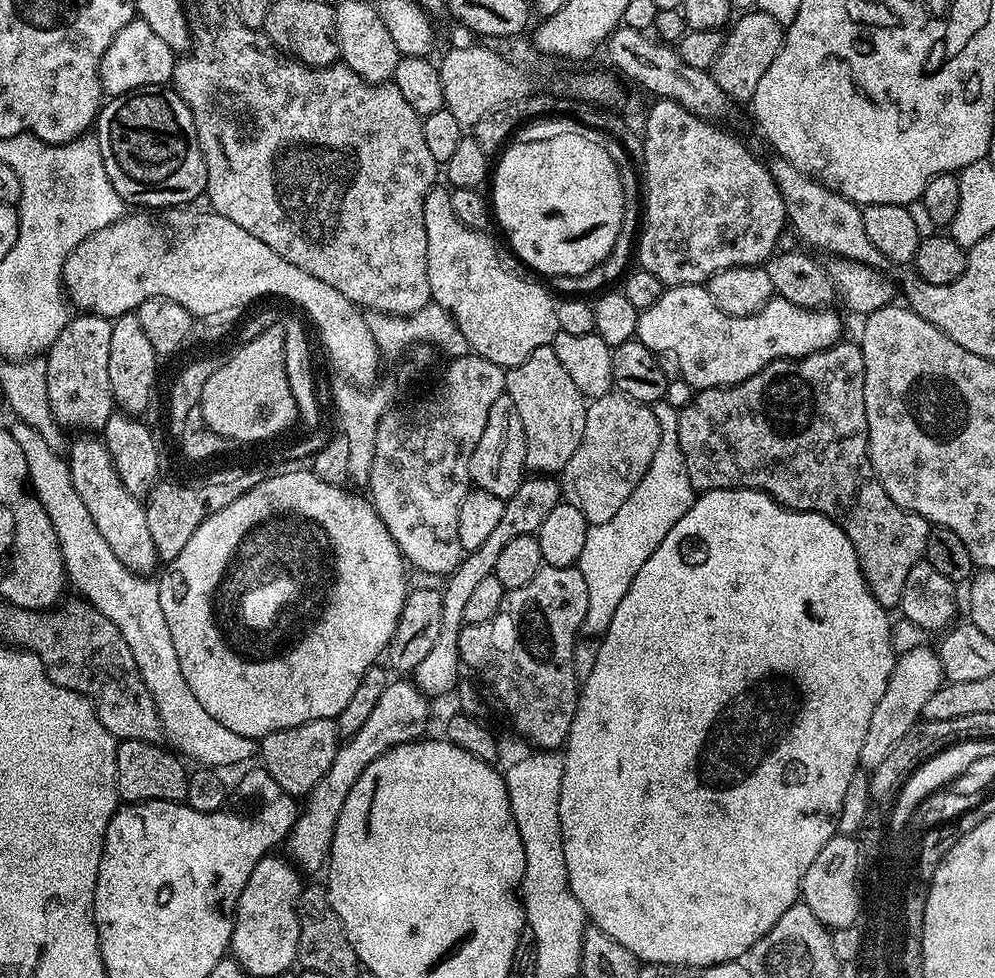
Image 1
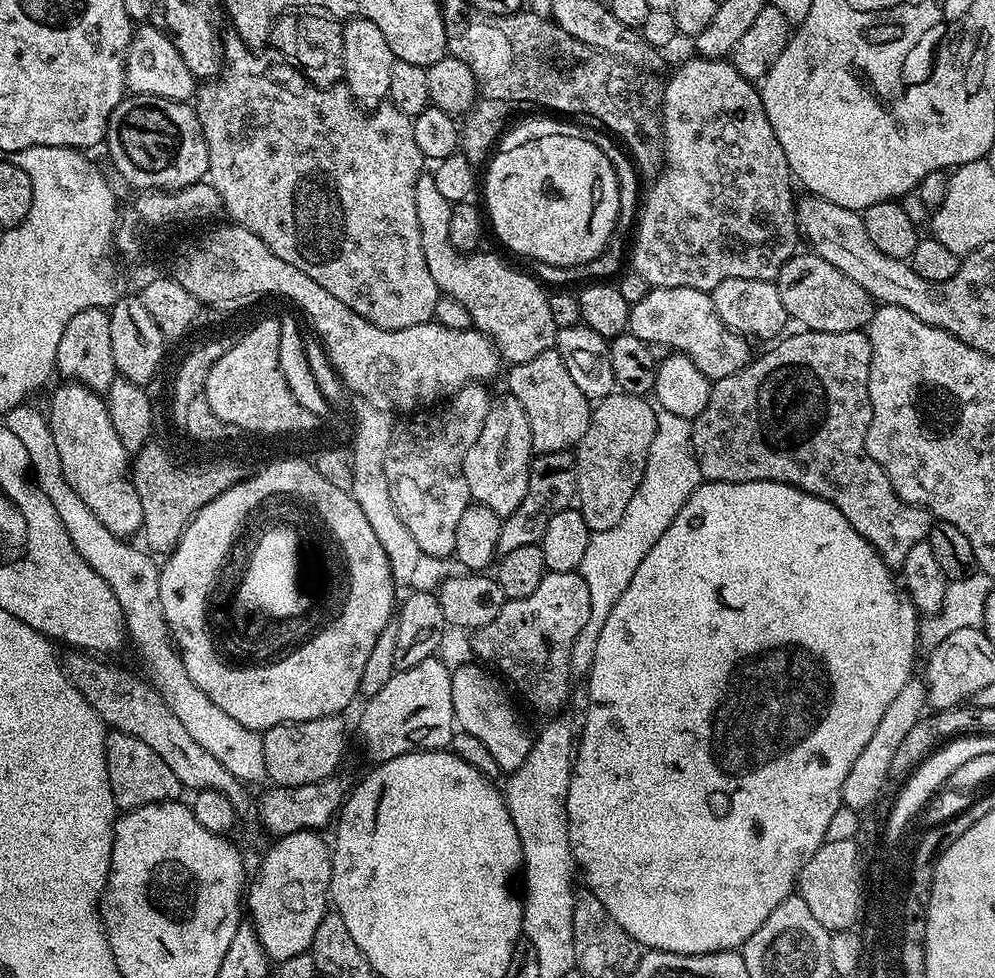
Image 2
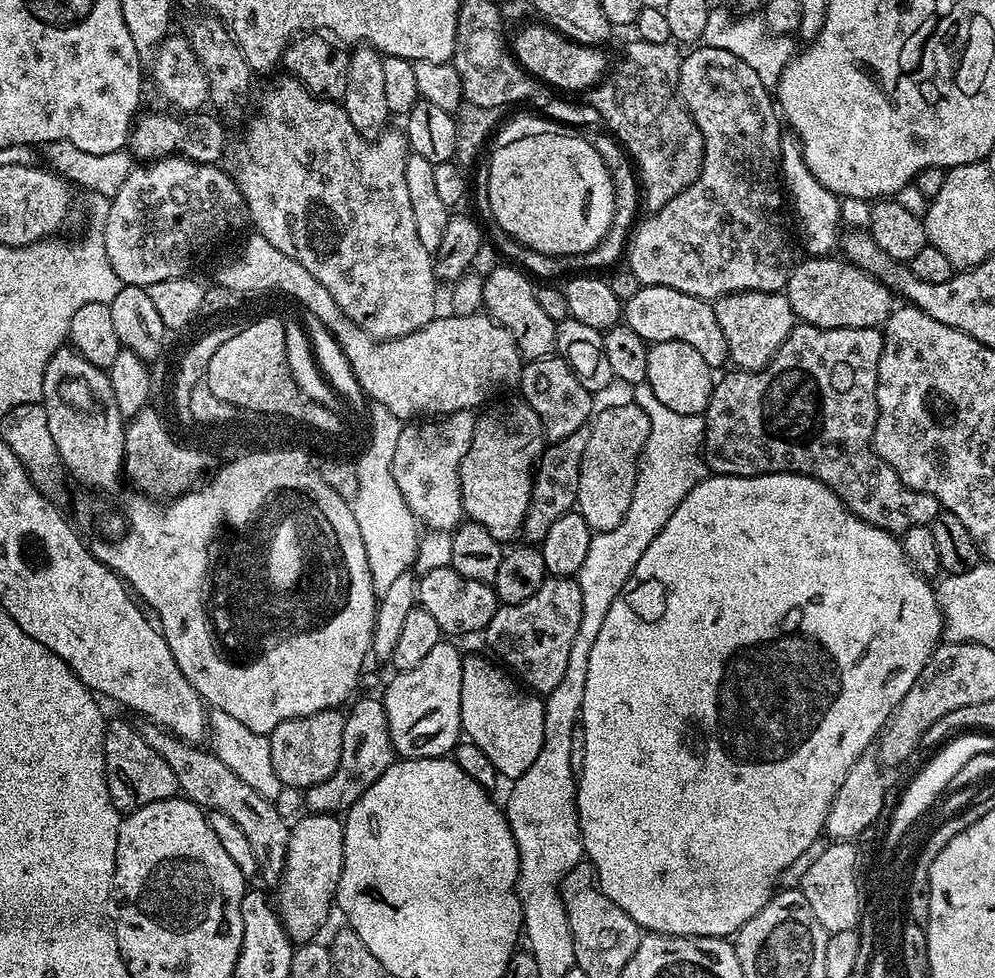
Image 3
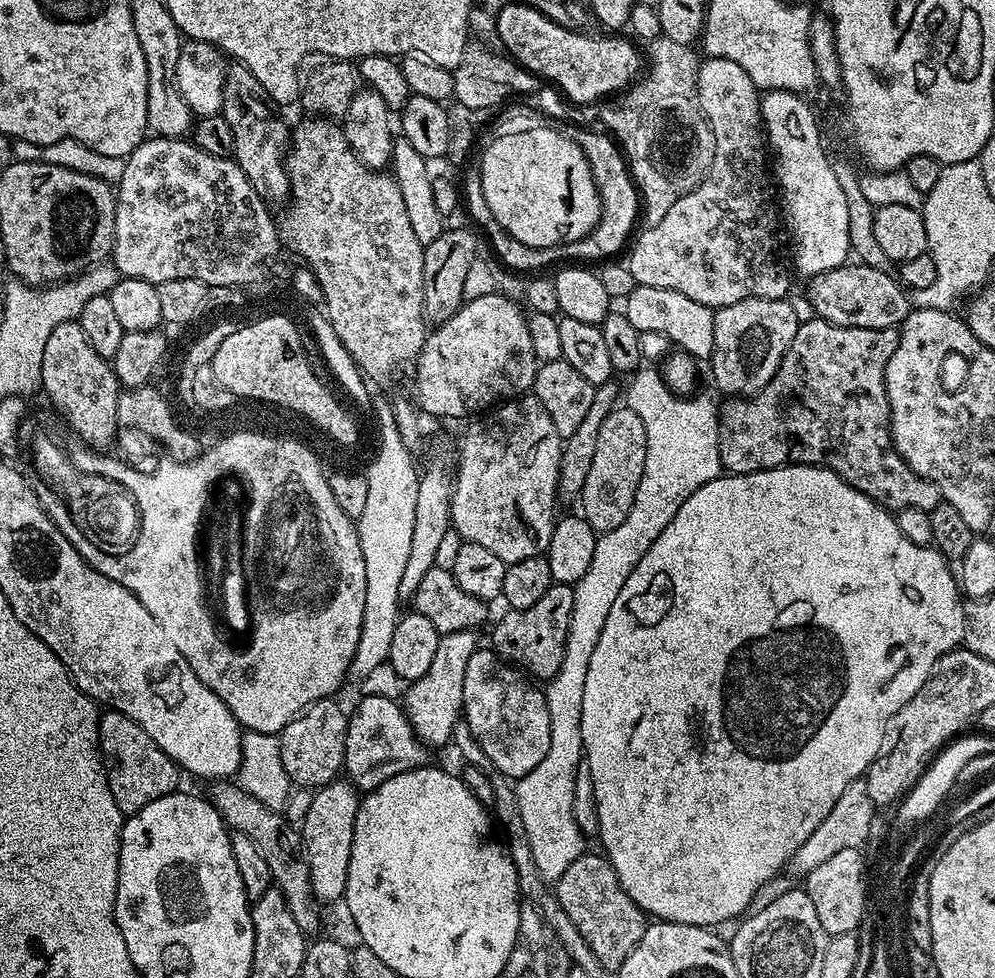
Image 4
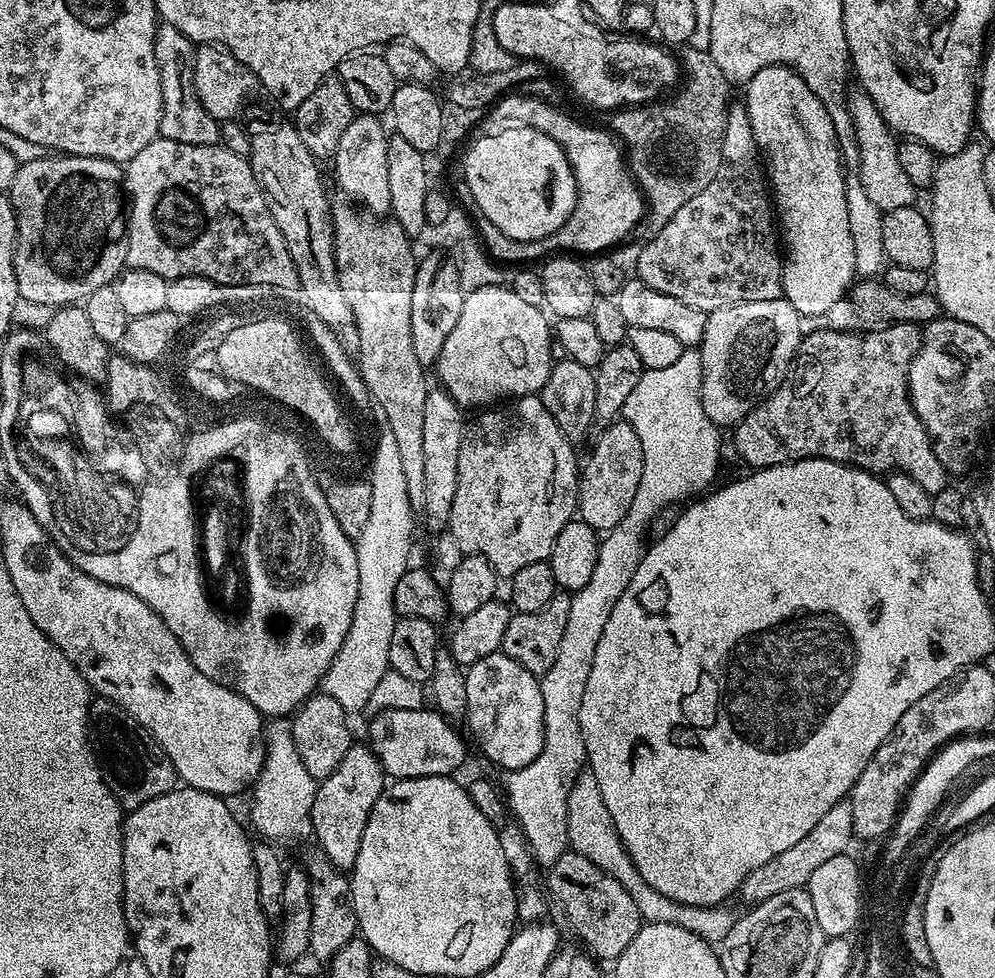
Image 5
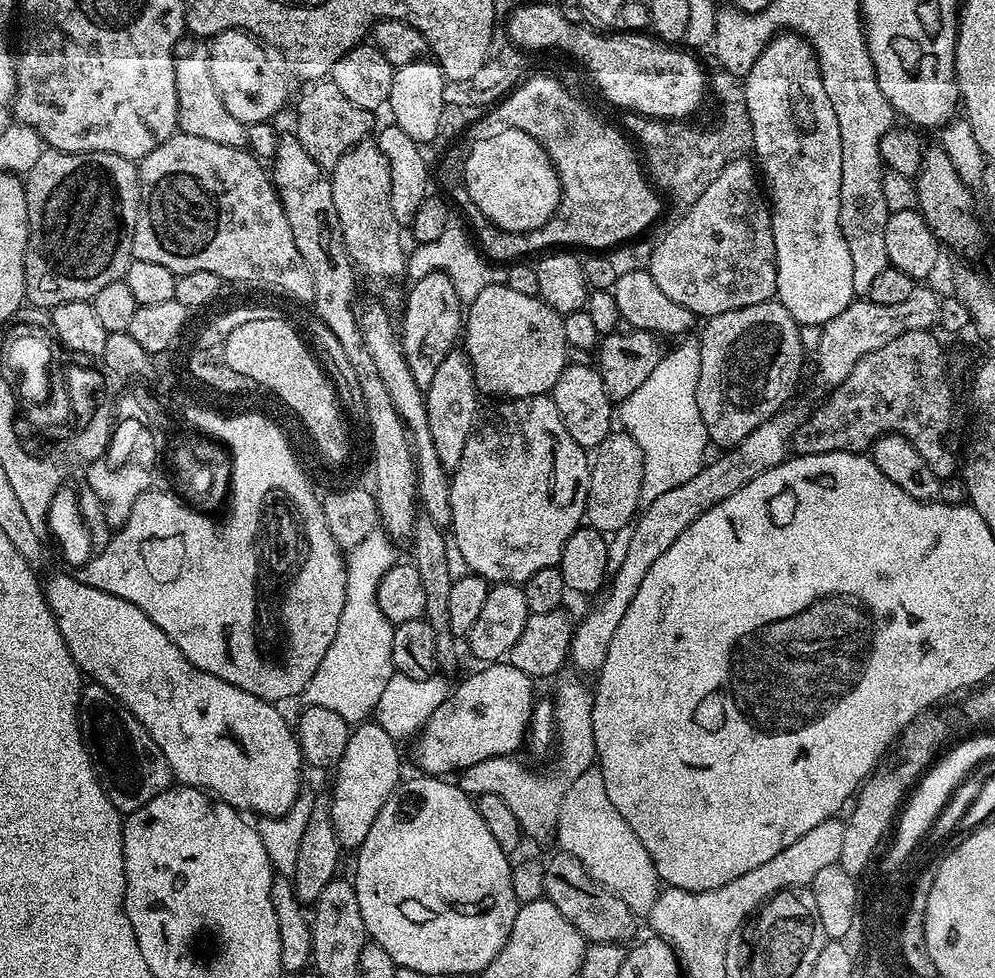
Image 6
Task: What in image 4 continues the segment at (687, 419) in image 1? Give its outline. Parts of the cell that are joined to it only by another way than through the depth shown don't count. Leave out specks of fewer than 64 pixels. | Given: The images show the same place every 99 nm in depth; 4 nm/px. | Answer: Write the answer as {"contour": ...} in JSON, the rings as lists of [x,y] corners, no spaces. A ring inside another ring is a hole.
{"contour":[[[819,318],[805,319],[801,323],[800,329],[794,334],[794,342],[790,350],[786,350],[784,361],[780,368],[766,382],[766,386],[761,392],[756,392],[752,396],[743,398],[728,398],[719,405],[720,421],[718,422],[718,450],[720,451],[720,462],[723,471],[728,474],[741,476],[747,472],[761,472],[767,468],[782,468],[785,464],[812,464],[816,468],[829,468],[834,474],[838,474],[854,490],[866,494],[874,502],[878,502],[882,507],[889,510],[899,510],[901,508],[917,508],[923,512],[930,513],[942,500],[938,486],[926,478],[922,478],[910,470],[910,466],[898,454],[898,450],[892,444],[892,423],[890,422],[890,398],[886,394],[886,366],[890,362],[890,354],[898,350],[900,333],[895,327],[886,329],[856,329],[846,326],[832,325],[826,320]]]}

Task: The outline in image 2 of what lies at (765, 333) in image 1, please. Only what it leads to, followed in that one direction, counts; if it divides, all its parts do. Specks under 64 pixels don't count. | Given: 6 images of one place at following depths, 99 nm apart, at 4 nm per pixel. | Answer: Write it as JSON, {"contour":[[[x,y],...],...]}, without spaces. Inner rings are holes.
{"contour":[[[649,287],[646,298],[630,307],[628,331],[650,346],[665,344],[668,350],[688,356],[712,382],[742,370],[750,359],[749,341],[724,325],[714,310],[711,295],[702,290]]]}

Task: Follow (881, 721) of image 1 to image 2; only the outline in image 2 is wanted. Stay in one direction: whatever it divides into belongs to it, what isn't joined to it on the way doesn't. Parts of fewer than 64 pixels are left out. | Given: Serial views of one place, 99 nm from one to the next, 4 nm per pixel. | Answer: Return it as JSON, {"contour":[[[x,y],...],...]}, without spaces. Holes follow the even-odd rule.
{"contour":[[[913,678],[906,686],[902,686],[902,691],[895,696],[894,702],[886,706],[882,722],[878,722],[870,742],[862,746],[862,754],[858,754],[854,766],[850,766],[850,774],[846,774],[846,782],[842,782],[842,801],[845,805],[855,810],[863,810],[862,808],[870,807],[879,798],[884,784],[889,783],[890,762],[894,760],[898,745],[905,740],[907,732],[914,727],[914,722],[918,722],[920,717],[925,715],[927,698],[928,689],[925,681]]]}

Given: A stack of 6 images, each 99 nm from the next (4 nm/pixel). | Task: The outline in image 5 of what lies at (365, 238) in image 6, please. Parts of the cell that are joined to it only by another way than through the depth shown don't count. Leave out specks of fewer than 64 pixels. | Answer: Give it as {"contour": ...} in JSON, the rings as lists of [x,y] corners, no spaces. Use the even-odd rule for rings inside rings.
{"contour":[[[376,114],[353,115],[350,126],[346,126],[334,153],[336,180],[340,183],[341,190],[350,199],[357,200],[352,202],[361,209],[372,214],[384,214],[390,209],[390,169],[386,166],[389,133],[384,132],[384,124],[380,120],[383,119]]]}

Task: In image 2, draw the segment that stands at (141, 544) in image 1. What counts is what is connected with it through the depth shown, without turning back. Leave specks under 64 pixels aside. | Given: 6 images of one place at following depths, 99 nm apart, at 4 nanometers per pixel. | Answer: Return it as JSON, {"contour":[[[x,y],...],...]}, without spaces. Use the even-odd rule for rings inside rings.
{"contour":[[[64,382],[53,394],[46,415],[70,490],[90,506],[110,534],[121,538],[132,538],[135,532],[137,535],[144,526],[142,502],[138,502],[138,490],[132,485],[129,449],[122,446],[122,438],[114,431],[105,397],[84,384]]]}

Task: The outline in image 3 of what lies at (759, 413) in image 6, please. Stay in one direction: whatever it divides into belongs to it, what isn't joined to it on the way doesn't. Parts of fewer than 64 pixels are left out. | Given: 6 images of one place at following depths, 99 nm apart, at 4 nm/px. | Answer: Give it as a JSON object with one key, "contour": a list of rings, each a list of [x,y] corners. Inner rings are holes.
{"contour":[[[735,292],[721,296],[714,307],[718,326],[722,326],[722,334],[726,338],[728,359],[737,369],[745,372],[763,370],[794,327],[790,302],[778,292]]]}

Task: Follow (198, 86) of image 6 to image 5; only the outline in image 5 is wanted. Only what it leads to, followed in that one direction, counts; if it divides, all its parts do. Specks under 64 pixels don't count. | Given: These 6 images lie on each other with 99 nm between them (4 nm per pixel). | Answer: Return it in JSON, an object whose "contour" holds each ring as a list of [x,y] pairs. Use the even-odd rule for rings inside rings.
{"contour":[[[161,23],[154,38],[154,58],[162,82],[162,122],[160,136],[170,142],[182,142],[186,146],[210,146],[222,140],[221,121],[214,119],[202,106],[192,81],[194,42],[174,26]]]}

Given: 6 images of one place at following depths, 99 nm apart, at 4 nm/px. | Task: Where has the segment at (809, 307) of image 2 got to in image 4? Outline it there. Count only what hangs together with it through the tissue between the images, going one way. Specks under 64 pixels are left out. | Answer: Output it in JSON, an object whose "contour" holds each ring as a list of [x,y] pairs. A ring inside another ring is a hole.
{"contour":[[[849,262],[842,267],[813,277],[808,298],[819,319],[832,325],[856,329],[886,329],[899,327],[911,312],[908,293],[893,276],[859,262]]]}

